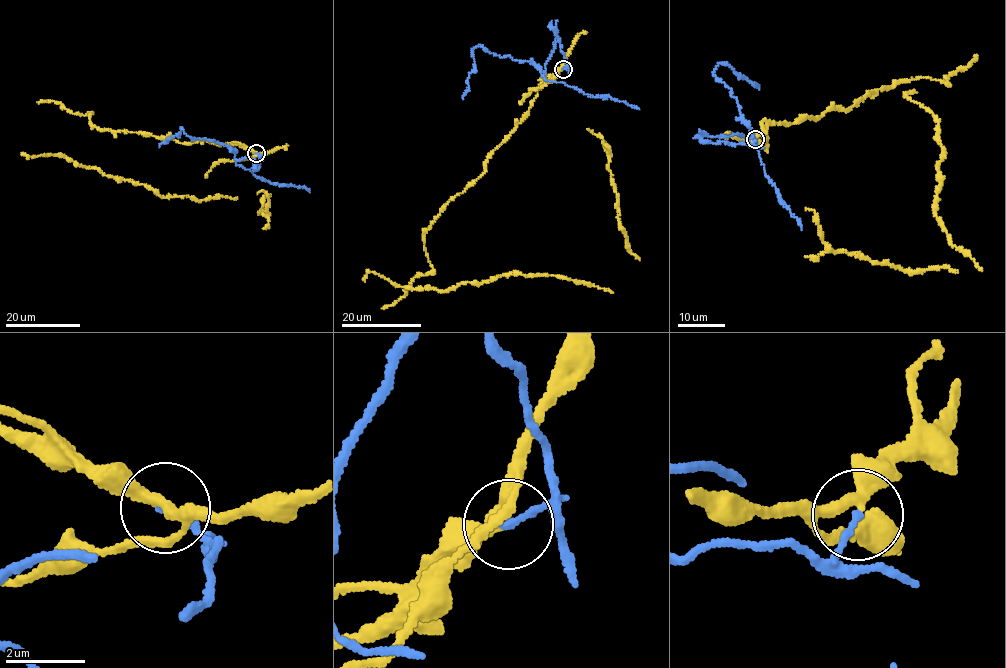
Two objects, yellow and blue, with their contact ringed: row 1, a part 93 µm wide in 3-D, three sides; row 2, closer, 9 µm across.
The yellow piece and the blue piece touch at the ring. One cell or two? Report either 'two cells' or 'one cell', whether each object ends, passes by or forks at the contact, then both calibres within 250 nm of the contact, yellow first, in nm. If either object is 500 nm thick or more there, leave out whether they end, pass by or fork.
two cells; yellow passes by; blue ends there; 280 nm thick on the yellow side, 170 nm on the other

